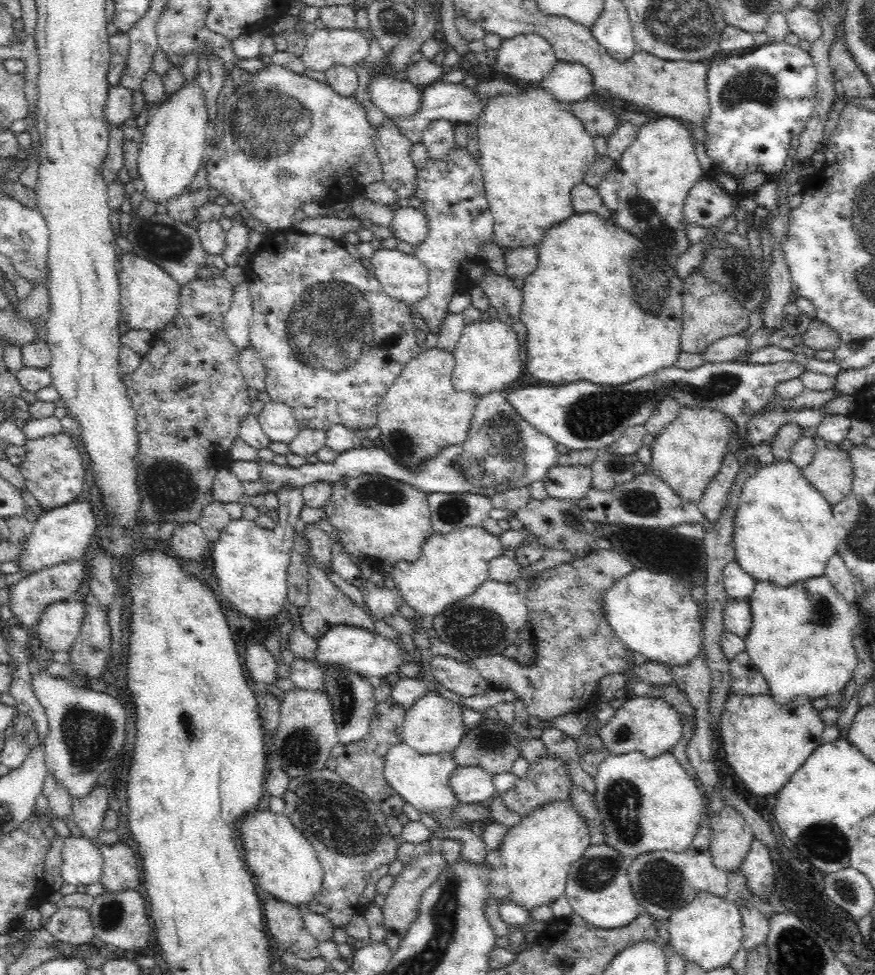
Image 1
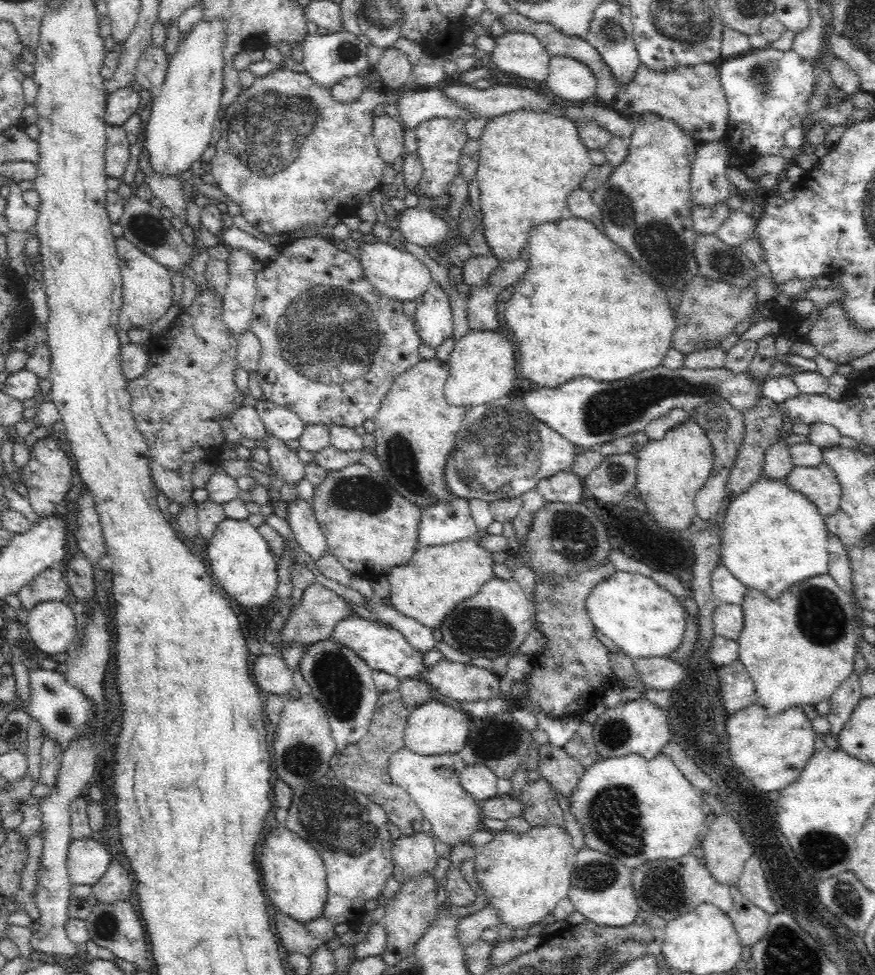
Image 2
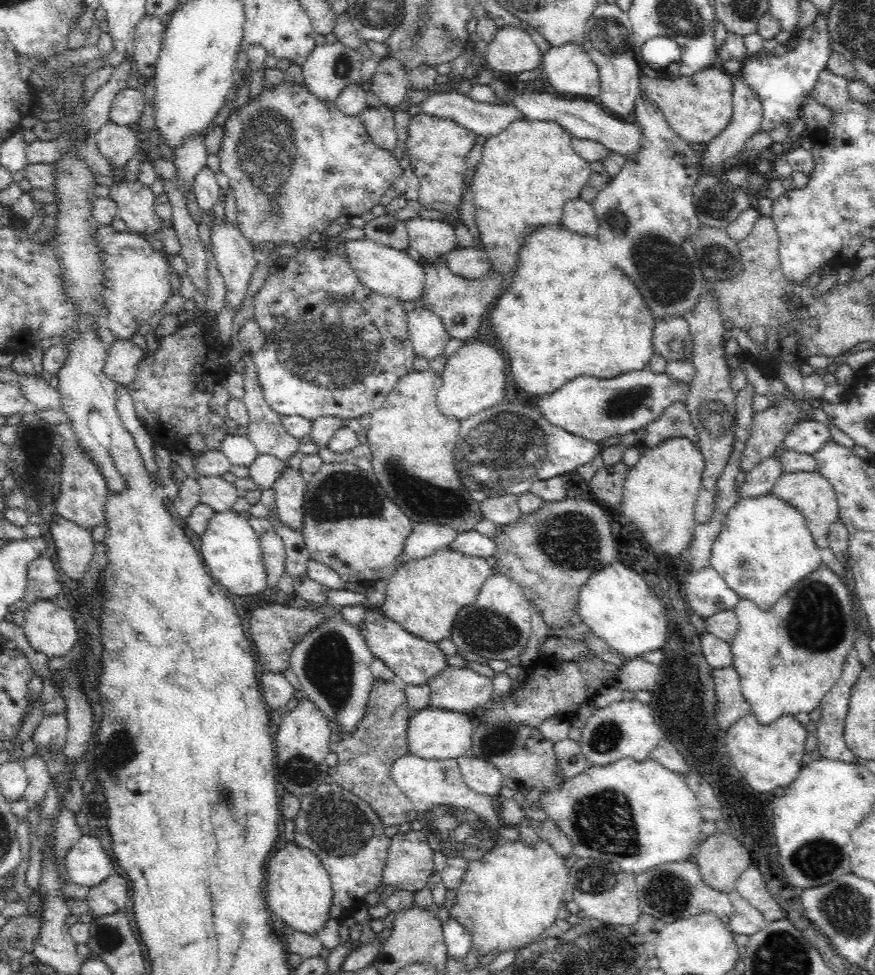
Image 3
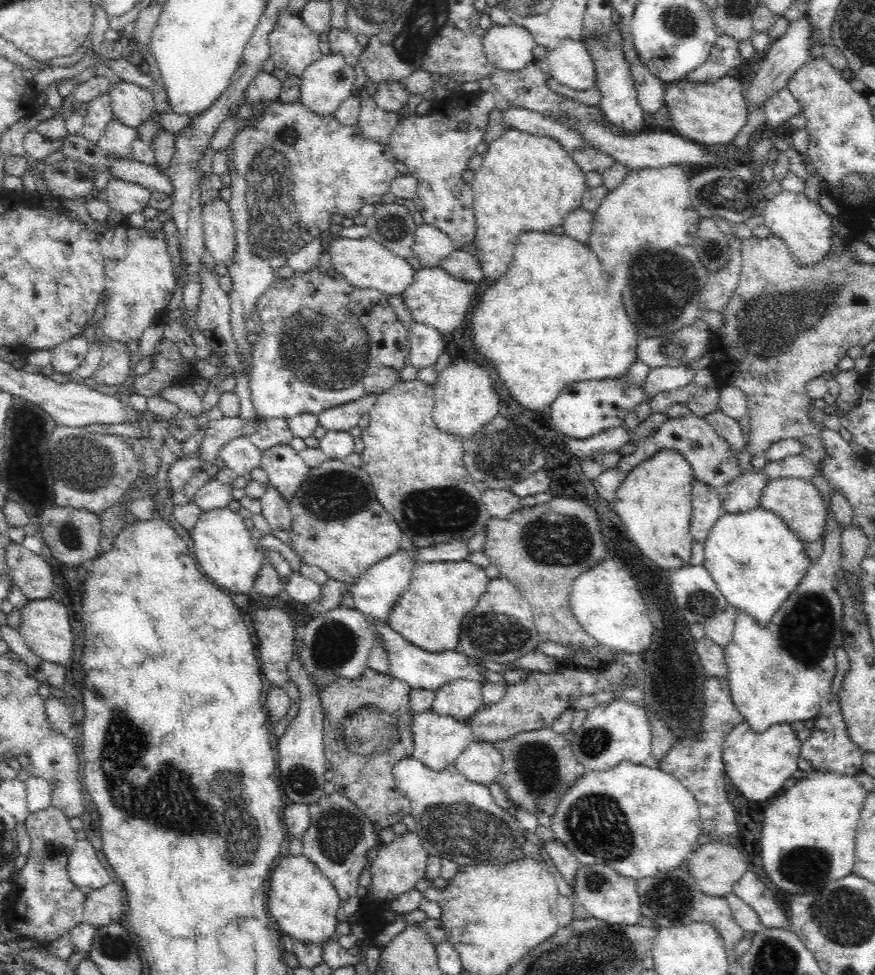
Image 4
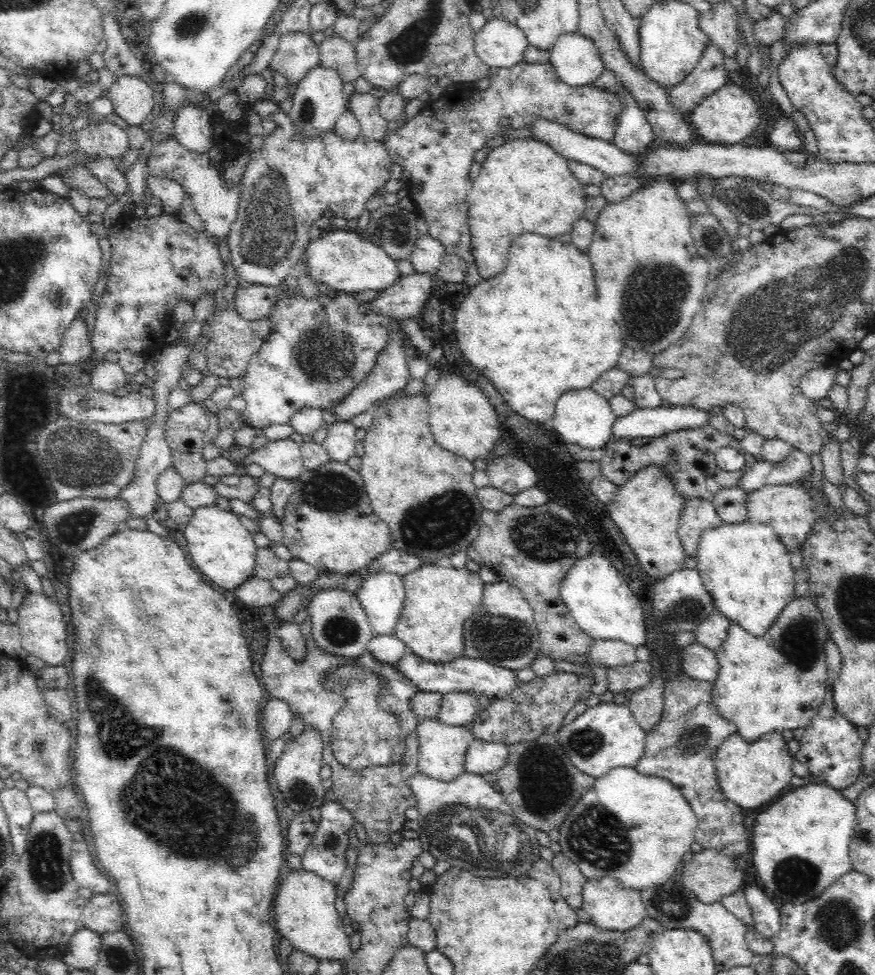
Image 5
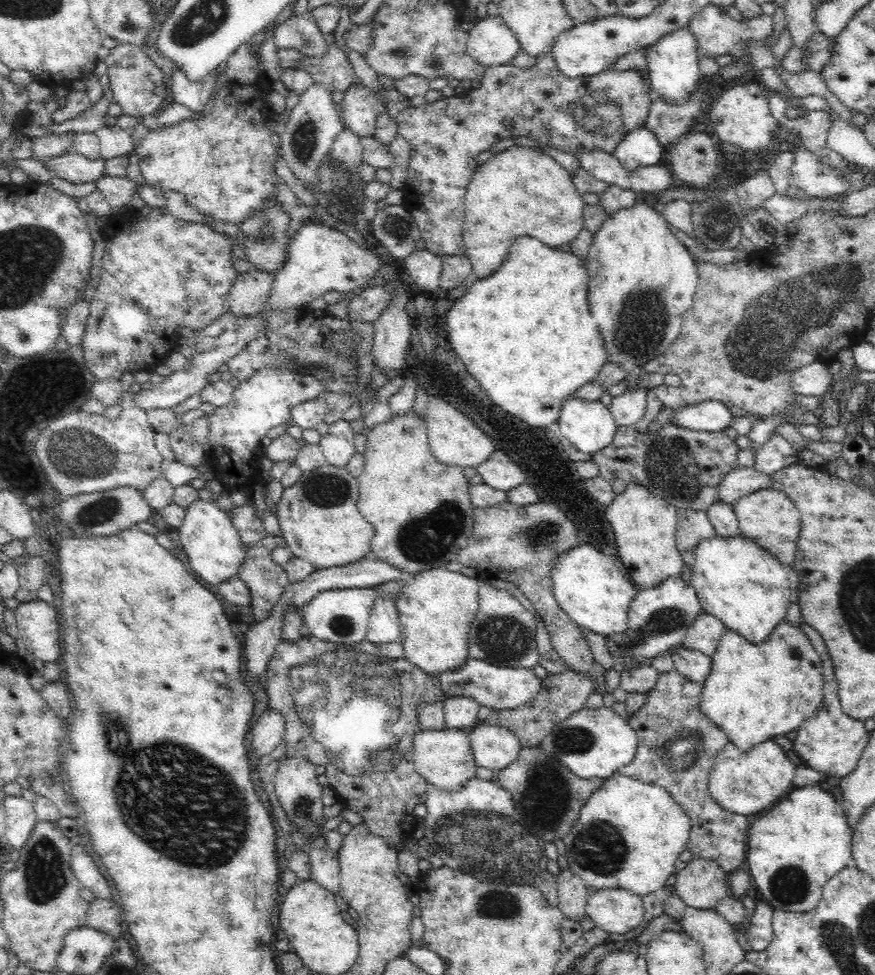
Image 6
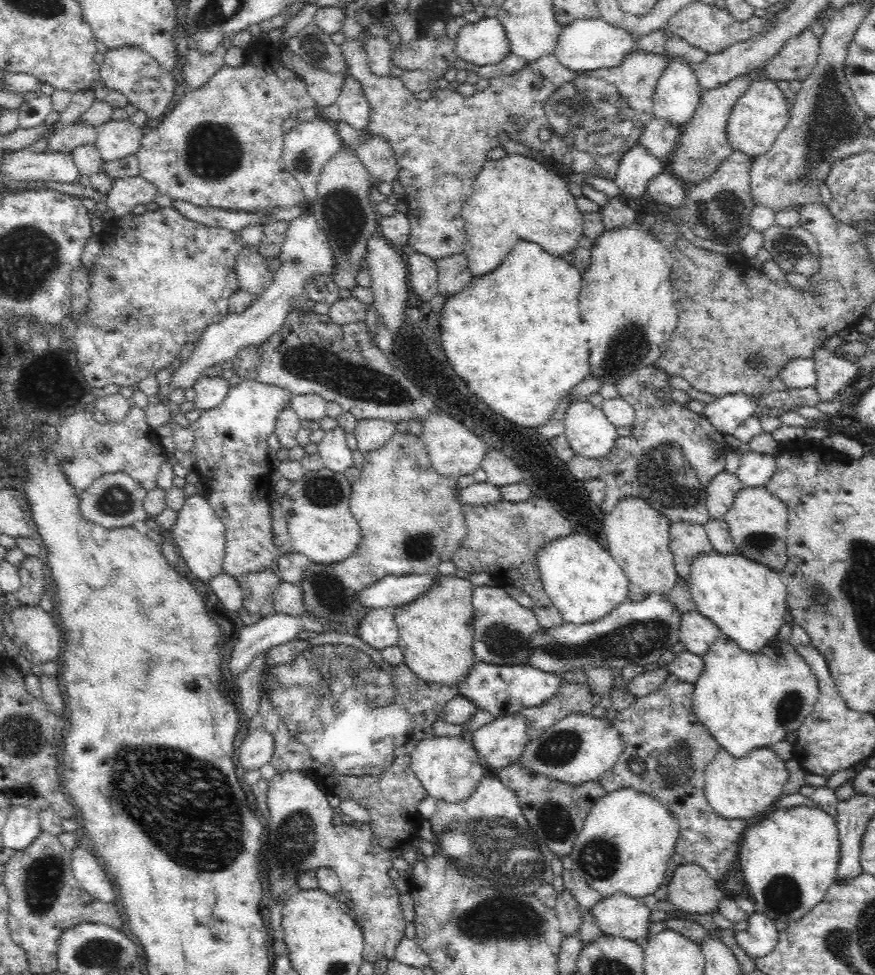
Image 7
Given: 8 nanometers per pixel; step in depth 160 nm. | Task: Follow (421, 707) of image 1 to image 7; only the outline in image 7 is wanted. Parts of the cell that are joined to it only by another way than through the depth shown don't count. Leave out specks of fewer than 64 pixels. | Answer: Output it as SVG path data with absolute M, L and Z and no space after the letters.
M430 737L420 741L418 746L411 752L410 768L414 771L422 787L426 789L427 796L431 796L437 801L446 803L459 803L465 801L478 788L479 780L485 777L485 769L478 763L478 753L470 741L465 741L463 737Z

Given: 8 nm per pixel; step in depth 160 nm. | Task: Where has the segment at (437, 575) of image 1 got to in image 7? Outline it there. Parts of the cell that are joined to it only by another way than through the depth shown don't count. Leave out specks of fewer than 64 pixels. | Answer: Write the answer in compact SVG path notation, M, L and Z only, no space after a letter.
M444 575L410 604L391 609L398 627L397 648L403 654L405 665L422 681L457 686L476 664L471 600L474 587L470 579Z

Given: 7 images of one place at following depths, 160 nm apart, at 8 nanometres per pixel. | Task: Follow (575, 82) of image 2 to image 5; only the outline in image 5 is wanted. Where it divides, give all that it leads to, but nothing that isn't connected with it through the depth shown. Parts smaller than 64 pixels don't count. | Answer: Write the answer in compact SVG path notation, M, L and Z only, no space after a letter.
M578 32L560 36L549 51L549 62L568 86L593 83L604 72L604 61L596 45Z

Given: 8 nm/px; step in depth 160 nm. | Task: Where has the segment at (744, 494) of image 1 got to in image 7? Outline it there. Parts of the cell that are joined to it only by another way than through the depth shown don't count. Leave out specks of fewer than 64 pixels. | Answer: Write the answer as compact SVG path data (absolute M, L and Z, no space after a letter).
M712 550L694 559L690 578L688 588L696 611L712 620L741 650L759 653L785 623L786 585L778 572L762 563L746 559L738 552L722 555Z

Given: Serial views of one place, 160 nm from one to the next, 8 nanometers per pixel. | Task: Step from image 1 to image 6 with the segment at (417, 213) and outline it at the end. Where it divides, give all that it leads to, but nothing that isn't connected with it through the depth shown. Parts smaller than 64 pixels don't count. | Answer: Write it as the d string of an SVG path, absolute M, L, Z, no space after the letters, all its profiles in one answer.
M428 249L417 250L402 259L406 276L414 280L415 286L422 290L422 293L433 292L439 288L442 276L443 262L441 257L434 255Z

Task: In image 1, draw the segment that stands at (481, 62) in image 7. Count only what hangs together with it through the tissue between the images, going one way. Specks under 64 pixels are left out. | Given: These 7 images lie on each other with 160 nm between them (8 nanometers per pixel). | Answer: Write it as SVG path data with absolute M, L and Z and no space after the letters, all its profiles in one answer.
M529 33L502 40L492 64L496 69L518 80L537 83L558 61L545 38Z

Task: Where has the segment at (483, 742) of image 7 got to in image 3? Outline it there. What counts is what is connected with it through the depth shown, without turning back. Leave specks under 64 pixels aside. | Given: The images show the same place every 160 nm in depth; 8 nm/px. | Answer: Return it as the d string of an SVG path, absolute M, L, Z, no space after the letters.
M462 755L456 760L465 783L474 792L494 798L499 796L502 778L498 769L478 757Z

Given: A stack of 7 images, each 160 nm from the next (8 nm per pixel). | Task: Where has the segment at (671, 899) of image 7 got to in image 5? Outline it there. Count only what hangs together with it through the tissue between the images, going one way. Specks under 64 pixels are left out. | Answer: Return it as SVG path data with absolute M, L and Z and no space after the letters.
M706 849L699 854L689 856L682 867L684 872L679 878L681 884L703 904L720 903L725 896L740 890L744 880L744 874L736 868L735 864L725 854L714 849Z

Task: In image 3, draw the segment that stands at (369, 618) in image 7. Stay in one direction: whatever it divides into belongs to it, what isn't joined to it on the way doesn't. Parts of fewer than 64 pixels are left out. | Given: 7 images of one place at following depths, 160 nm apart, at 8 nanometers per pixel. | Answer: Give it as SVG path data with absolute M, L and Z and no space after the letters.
M434 522L413 525L410 536L406 538L400 557L396 560L396 569L408 561L430 556L438 549L445 548L454 538L456 531L442 527Z

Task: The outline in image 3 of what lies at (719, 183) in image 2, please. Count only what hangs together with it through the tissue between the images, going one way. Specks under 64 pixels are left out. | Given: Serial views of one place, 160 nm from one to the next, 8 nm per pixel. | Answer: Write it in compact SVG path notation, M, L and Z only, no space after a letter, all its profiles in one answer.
M738 80L733 84L733 115L730 124L701 150L701 167L703 174L722 172L723 162L726 158L732 158L743 150L746 140L754 136L760 130L760 122L763 119L763 106L759 101L757 92L754 92L745 80Z

